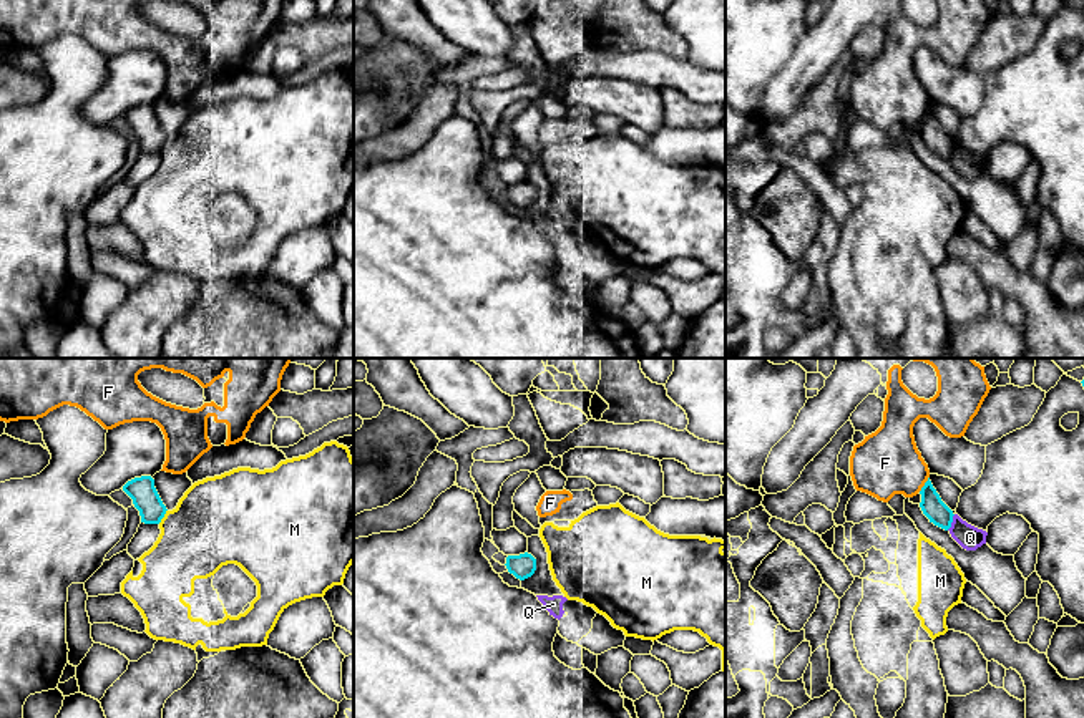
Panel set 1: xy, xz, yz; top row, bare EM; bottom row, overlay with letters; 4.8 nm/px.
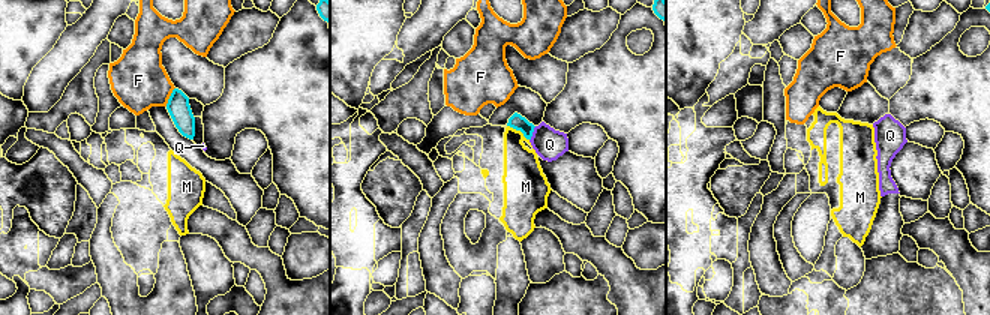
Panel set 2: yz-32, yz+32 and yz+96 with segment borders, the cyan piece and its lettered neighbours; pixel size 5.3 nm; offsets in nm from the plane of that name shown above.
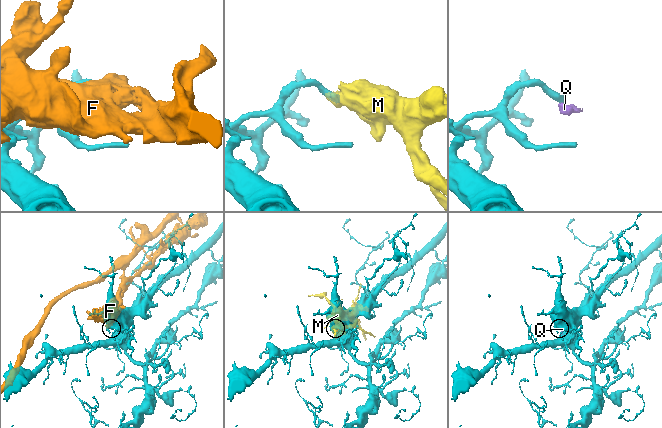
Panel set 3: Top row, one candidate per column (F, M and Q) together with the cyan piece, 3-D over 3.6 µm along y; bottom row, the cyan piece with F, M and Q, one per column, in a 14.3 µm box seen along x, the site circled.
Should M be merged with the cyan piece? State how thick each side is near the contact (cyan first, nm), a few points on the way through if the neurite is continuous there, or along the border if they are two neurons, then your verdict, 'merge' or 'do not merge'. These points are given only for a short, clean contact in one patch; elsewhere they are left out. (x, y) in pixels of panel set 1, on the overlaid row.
130/400 nm | along xy (166, 509), (158, 523) | do not merge

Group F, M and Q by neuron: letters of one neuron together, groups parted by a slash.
F / M / Q

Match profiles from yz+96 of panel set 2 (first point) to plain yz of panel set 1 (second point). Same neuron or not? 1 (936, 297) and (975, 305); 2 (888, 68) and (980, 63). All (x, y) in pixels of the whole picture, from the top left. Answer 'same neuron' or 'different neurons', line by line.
1: different neurons
2: different neurons

